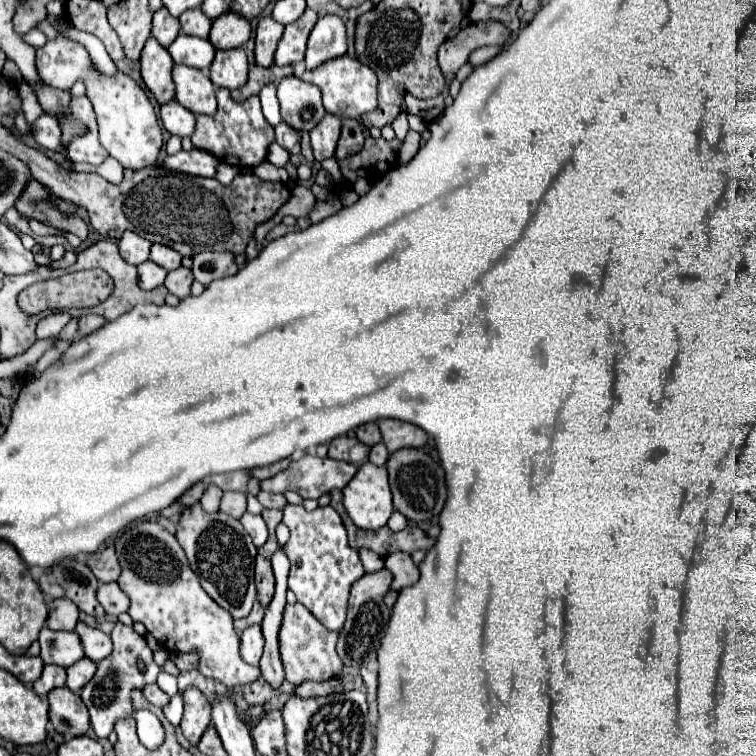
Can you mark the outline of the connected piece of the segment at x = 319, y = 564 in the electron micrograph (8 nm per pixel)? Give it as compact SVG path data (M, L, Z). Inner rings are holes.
M287 504L283 508L283 524L291 530L291 538L283 546L291 562L289 590L293 590L297 602L301 602L325 628L341 630L349 588L359 576L363 576L363 566L357 550L347 542L347 530L341 516L331 506L307 512L303 506Z

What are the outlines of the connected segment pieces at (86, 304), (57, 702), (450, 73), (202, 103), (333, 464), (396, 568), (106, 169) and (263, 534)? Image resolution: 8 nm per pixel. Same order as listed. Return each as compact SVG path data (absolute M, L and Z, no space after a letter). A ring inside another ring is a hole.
M85 270L85 272L73 272L65 274L57 280L47 280L29 286L19 294L19 308L27 314L39 314L43 310L61 312L69 308L91 308L101 304L109 294L113 292L113 280L103 270Z
M63 686L49 692L47 700L49 700L49 720L53 722L59 734L63 734L65 738L87 734L91 720L89 720L89 710L85 708L79 694Z
M493 20L469 24L463 28L455 38L445 40L437 52L441 72L445 76L445 82L451 84L455 78L455 72L467 62L467 56L481 46L503 46L509 40L511 32Z
M175 64L172 71L173 82L177 88L175 100L191 110L193 114L215 114L217 100L213 82L207 74L197 68L189 68L183 64Z
M305 454L301 460L291 462L287 470L263 480L261 490L285 492L295 490L303 498L319 498L333 488L345 488L355 476L357 466L349 462L337 462L331 458L319 458Z
M395 552L385 558L385 568L393 574L391 590L401 590L405 586L413 586L419 580L419 570L413 564L411 556L407 552Z
M109 156L103 164L99 164L99 166L75 164L73 170L77 170L77 172L95 172L95 174L103 176L105 180L109 180L111 184L119 184L119 182L123 180L123 168L121 168L121 164L117 164L117 160L111 158L111 156Z
M245 512L239 522L243 524L243 528L249 532L249 536L253 538L253 544L255 546L261 546L265 544L267 540L267 526L263 522L263 518L259 514L251 514L251 512Z

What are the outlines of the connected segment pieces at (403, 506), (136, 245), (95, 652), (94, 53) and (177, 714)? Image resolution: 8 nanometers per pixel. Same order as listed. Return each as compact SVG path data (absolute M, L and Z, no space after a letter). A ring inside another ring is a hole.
M401 448L389 456L385 468L389 474L395 510L399 510L407 520L415 520L415 522L423 522L439 516L447 498L445 474L439 462L435 462L421 448Z
M125 232L123 238L119 240L119 252L121 252L121 258L127 262L127 264L133 264L133 266L139 266L141 262L149 260L149 240L141 238L139 234L135 232Z
M79 622L77 628L75 628L75 632L77 632L79 638L81 638L85 656L91 658L93 662L101 662L103 658L107 658L107 656L113 652L111 636L107 636L107 634L101 632L99 628L91 628L91 626Z
M69 30L69 36L73 38L73 40L77 40L77 42L81 42L91 54L91 60L93 60L93 64L97 66L97 70L103 70L103 72L107 72L107 74L113 74L117 68L115 68L115 64L113 64L113 60L109 58L109 54L105 52L105 46L95 38L95 36L91 36L91 34L83 34L83 32L77 32L77 30Z
M175 694L169 704L163 708L163 714L165 718L173 724L173 726L179 726L181 722L181 714L183 714L183 696L181 694Z

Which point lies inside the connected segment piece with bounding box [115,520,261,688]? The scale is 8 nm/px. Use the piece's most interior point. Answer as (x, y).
(166, 596)

